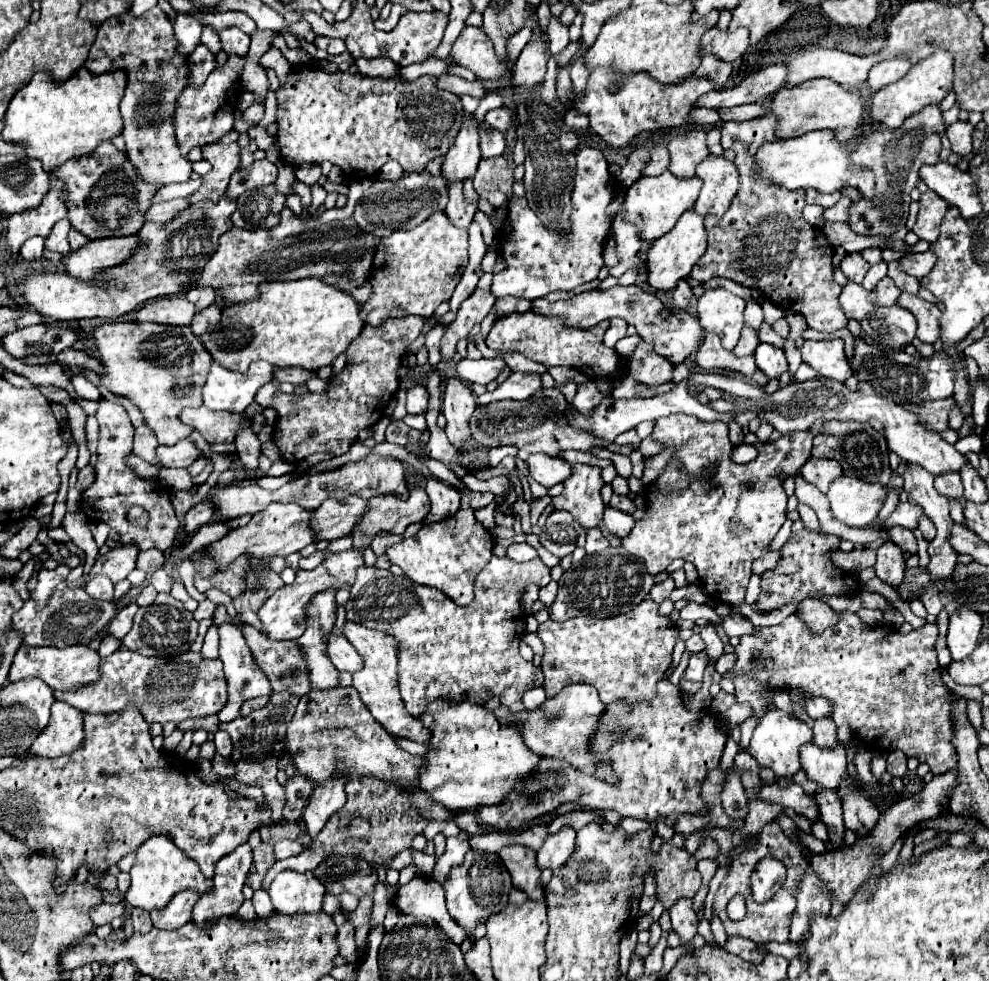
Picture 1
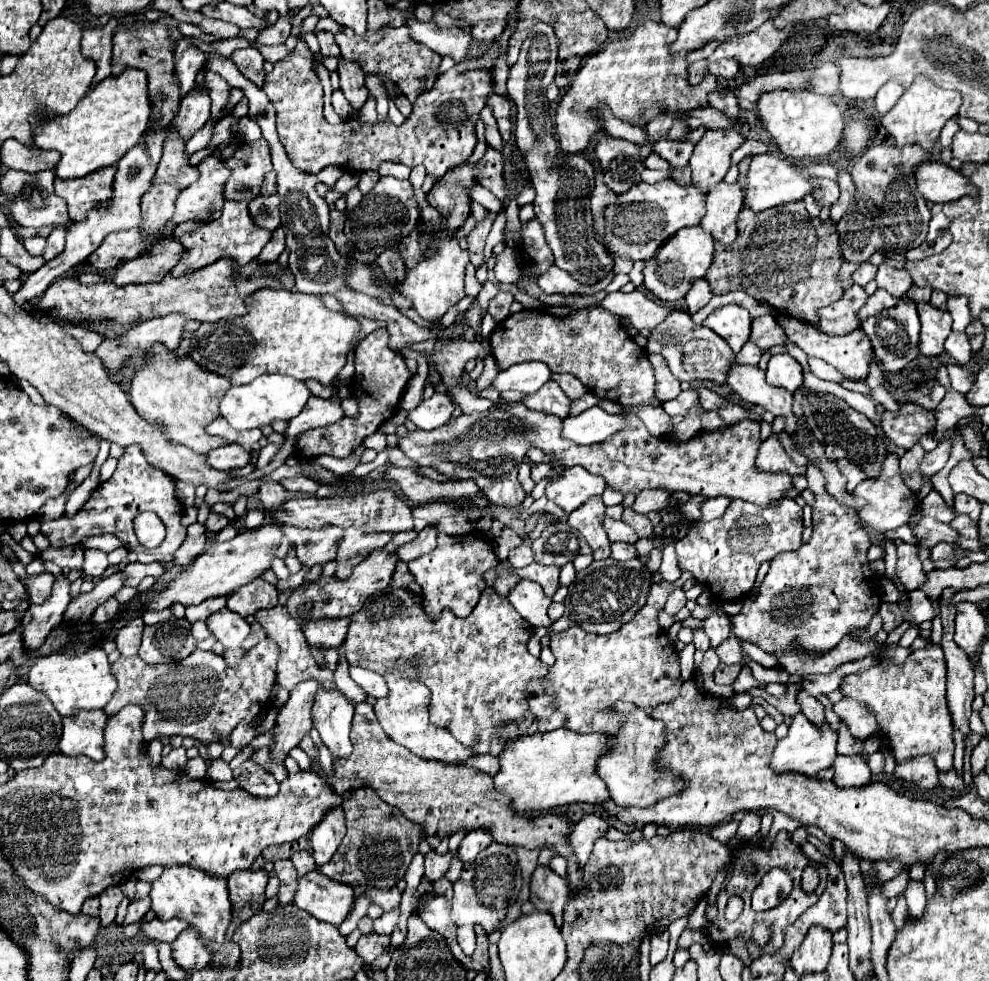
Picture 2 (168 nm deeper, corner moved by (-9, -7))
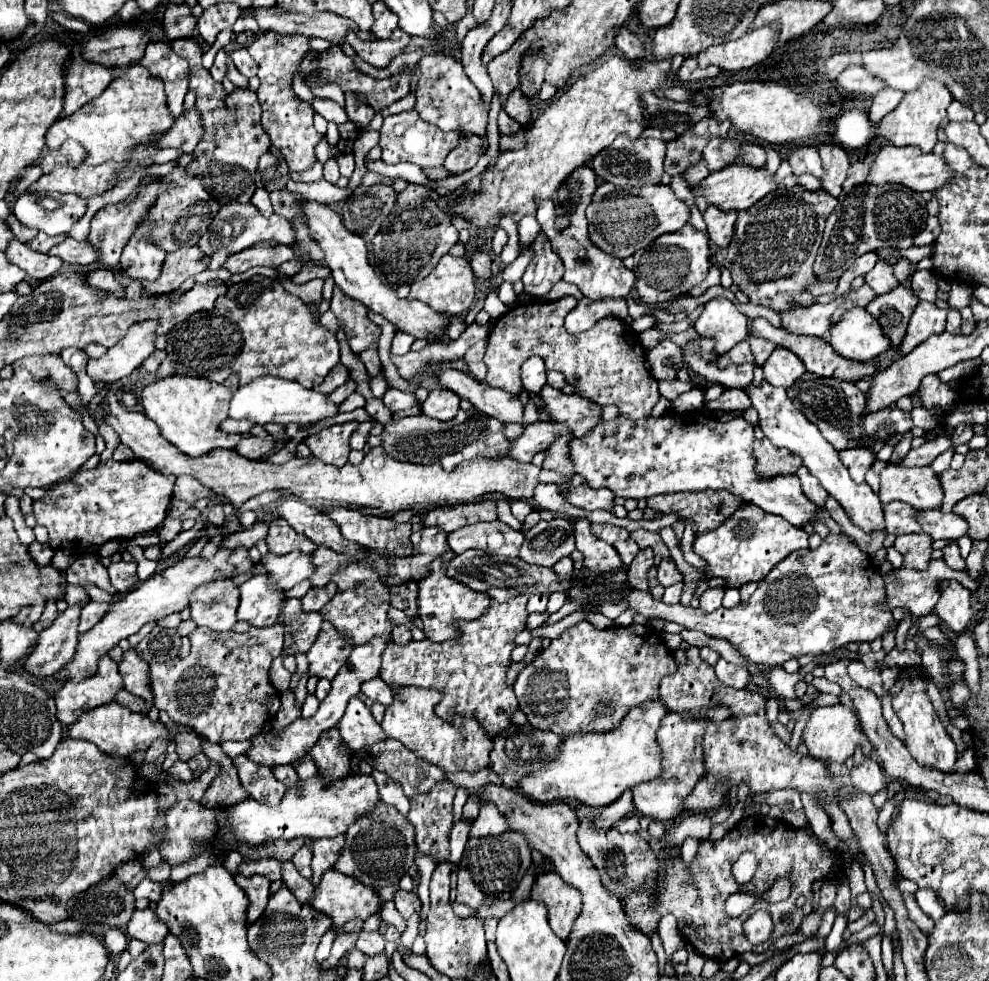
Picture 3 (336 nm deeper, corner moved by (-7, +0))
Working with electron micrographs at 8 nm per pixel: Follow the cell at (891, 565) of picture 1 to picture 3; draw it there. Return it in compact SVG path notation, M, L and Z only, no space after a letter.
M926 533L898 535L894 547L904 557L904 567L926 571L930 553L932 553L932 537L930 535L926 535Z

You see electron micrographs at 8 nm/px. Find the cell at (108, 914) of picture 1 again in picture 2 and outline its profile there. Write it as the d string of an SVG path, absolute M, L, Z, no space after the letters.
M140 898L140 900L132 900L128 906L128 914L124 918L124 924L132 924L138 922L142 916L146 916L146 912L150 910L150 898Z

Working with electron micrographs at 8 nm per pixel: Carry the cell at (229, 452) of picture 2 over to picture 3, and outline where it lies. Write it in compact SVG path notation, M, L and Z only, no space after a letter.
M268 435L266 439L258 439L258 437L246 437L246 439L242 439L236 447L234 447L234 451L238 453L238 455L242 455L242 457L248 457L248 459L262 459L262 457L266 457L270 451L272 451L272 447L276 445L276 441Z

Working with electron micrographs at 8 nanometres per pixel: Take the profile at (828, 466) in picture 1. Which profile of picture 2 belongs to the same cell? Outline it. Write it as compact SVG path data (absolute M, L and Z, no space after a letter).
M838 460L838 466L840 466L840 472L848 478L848 490L854 490L866 478L862 468L850 460Z

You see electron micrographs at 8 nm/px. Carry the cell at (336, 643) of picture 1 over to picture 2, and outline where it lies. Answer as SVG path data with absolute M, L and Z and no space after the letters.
M350 666L350 678L356 680L356 684L372 698L384 698L388 696L388 686L386 680L380 674L372 674L366 668L360 666Z

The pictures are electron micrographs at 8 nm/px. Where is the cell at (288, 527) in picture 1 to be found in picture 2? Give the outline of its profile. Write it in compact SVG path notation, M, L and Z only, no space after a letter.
M268 524L268 526L254 528L254 530L238 532L236 538L232 538L230 542L222 542L222 544L218 544L214 548L208 548L184 572L180 572L162 592L154 594L152 600L148 600L142 608L138 608L138 616L142 616L148 610L154 612L154 610L172 608L174 604L182 604L182 606L200 604L200 602L204 602L208 598L226 596L226 594L238 590L240 586L252 582L264 570L270 568L270 562L274 558L274 550L278 548L282 536L284 534L276 524Z

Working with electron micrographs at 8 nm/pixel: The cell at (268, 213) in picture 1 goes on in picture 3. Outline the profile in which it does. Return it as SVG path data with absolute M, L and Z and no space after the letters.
M256 189L254 197L252 197L250 201L258 207L258 211L260 211L262 215L266 215L266 217L272 215L272 203L270 203L270 195L268 195L266 189Z

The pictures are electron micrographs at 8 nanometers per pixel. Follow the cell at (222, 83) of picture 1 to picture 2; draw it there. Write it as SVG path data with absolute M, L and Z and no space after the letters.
M172 128L172 134L168 136L168 146L164 148L164 156L162 162L158 164L152 184L174 184L180 188L188 188L196 180L198 180L198 170L188 164L184 142L180 142L176 128Z

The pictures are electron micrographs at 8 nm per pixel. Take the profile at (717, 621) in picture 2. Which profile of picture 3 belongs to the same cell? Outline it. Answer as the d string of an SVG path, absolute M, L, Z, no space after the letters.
M712 587L712 589L706 589L704 595L700 597L700 609L702 611L714 611L720 607L722 603L722 597L724 597L724 587Z

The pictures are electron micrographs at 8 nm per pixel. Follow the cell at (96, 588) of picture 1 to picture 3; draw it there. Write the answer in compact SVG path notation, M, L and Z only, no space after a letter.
M90 601L88 605L84 605L82 615L80 615L80 627L78 627L78 631L86 633L88 629L92 629L106 615L108 607L110 607L110 603L98 603L98 601Z

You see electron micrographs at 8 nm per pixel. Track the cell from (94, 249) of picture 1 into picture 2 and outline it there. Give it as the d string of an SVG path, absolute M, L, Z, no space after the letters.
M164 240L152 248L152 254L142 254L126 264L118 266L114 276L114 284L148 284L148 282L162 282L162 278L172 272L178 260L184 254L184 246L176 240Z

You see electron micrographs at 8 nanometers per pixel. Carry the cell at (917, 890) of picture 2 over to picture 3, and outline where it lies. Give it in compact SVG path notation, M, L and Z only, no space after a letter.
M902 893L902 899L904 899L904 905L906 905L906 909L908 909L910 919L928 935L928 933L932 931L932 927L934 927L934 921L918 907L918 903L916 903L916 899L914 899L912 893Z

